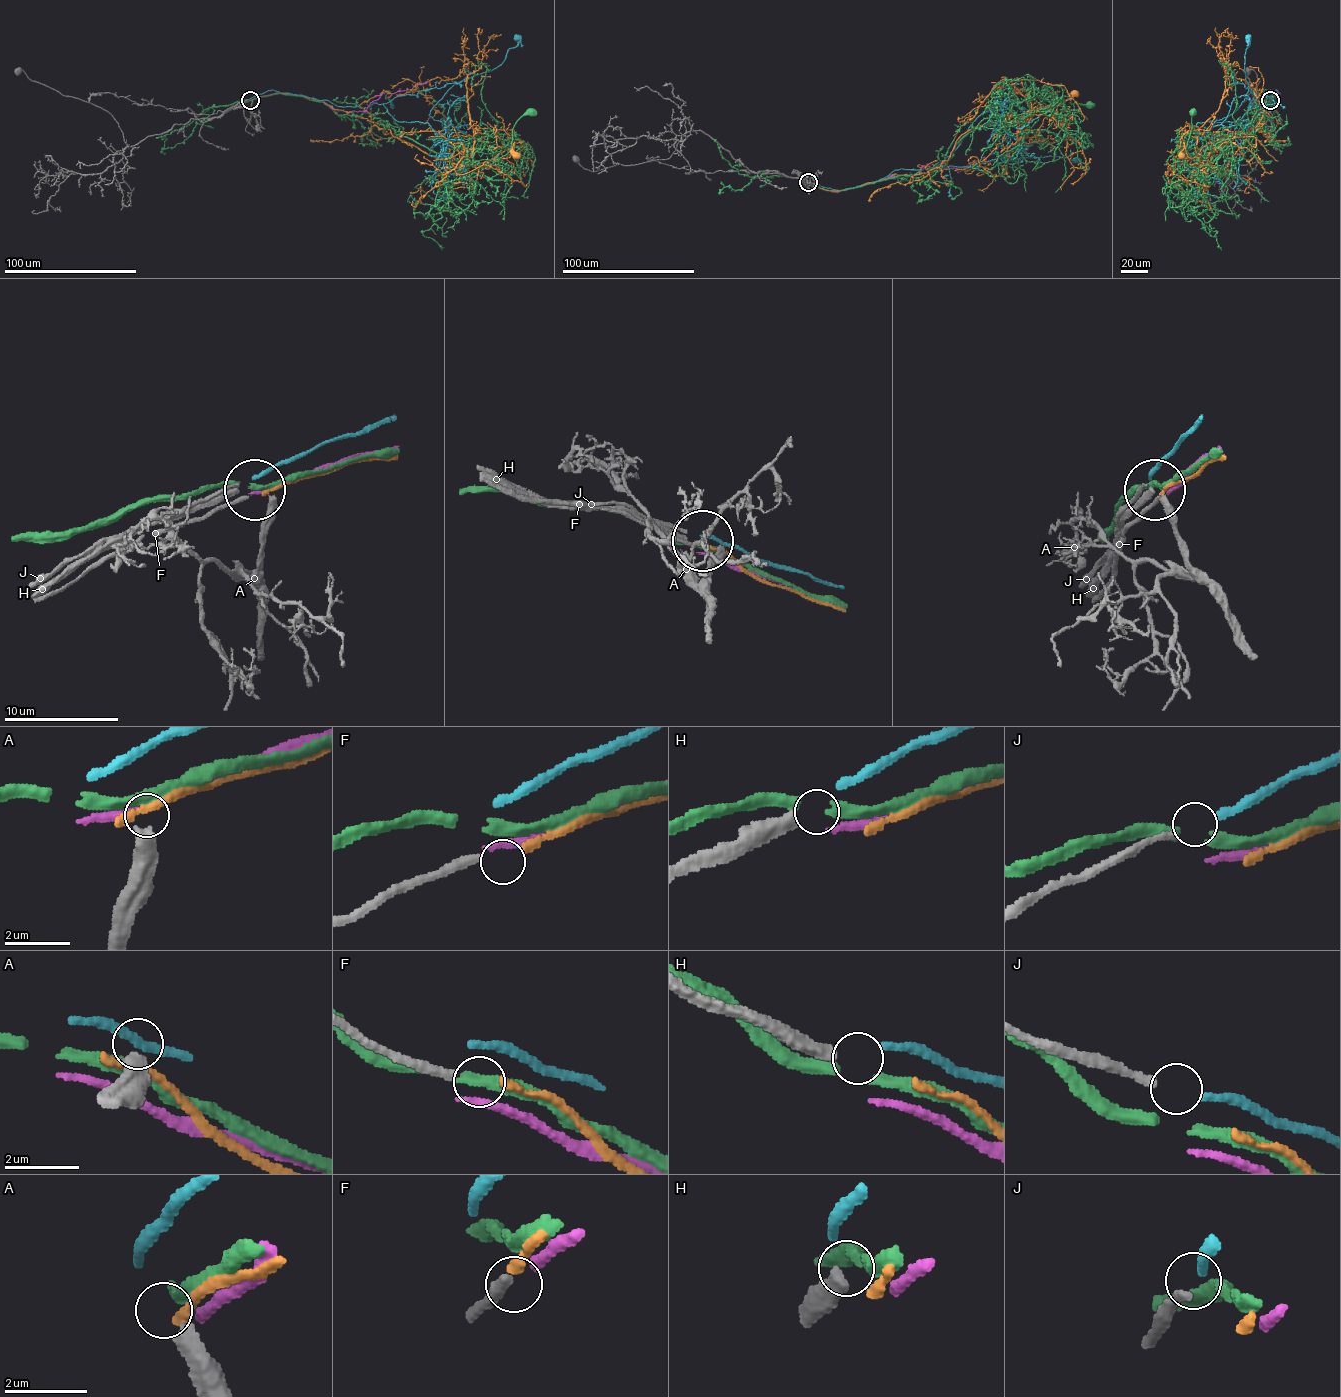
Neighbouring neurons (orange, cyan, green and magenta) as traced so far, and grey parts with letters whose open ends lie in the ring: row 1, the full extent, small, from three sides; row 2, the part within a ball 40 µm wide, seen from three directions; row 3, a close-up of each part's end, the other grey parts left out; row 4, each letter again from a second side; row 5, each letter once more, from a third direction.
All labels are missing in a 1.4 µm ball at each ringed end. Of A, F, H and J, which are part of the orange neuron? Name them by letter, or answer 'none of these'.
F

